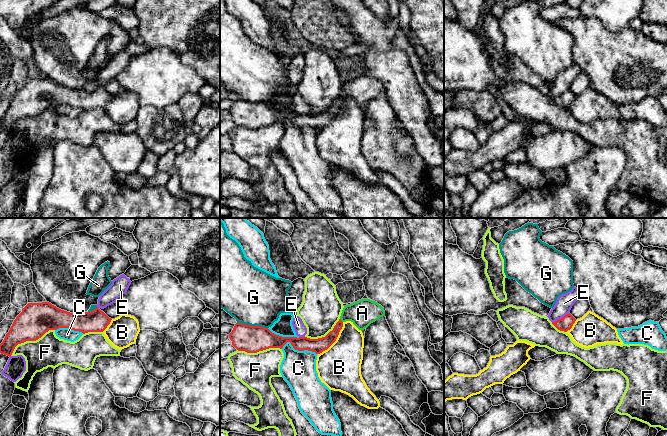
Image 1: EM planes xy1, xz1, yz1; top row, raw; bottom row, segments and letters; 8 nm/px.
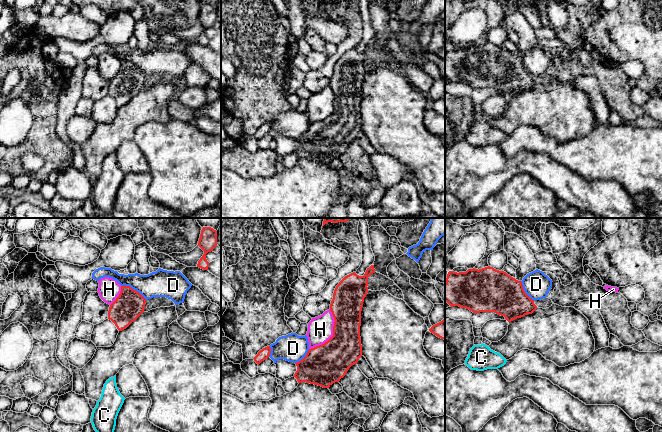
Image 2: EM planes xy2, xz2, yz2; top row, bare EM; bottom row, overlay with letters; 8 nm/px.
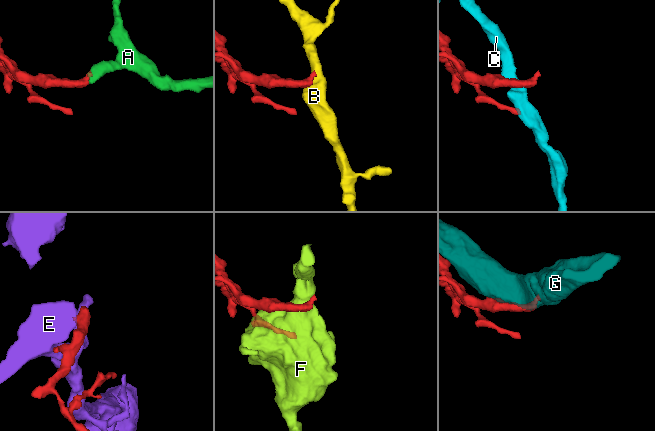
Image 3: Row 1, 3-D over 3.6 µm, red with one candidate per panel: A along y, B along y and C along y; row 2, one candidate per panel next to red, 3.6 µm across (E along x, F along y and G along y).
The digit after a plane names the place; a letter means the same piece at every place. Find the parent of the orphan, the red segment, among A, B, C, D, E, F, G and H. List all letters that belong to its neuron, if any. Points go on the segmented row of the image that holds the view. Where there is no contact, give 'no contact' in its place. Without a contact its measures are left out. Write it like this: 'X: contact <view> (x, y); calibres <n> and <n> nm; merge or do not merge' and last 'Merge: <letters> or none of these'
A: contact xz1 (340, 320); calibres 110 and 220 nm; merge
B: contact xz1 (335, 340); calibres 120 and 360 nm; do not merge
C: contact xz1 (298, 350); calibres 130 and 280 nm; do not merge
D: contact xy2 (133, 289); calibres 240 and 220 nm; do not merge
E: contact yz1 (561, 318); calibres 110 and 140 nm; do not merge
F: contact xy1 (30, 340); calibres 260 and 260 nm; do not merge
G: contact xz1 (252, 326); calibres 220 and 460 nm; do not merge
H: contact xz2 (333, 334); calibres 320 and 200 nm; do not merge
Merge: A

